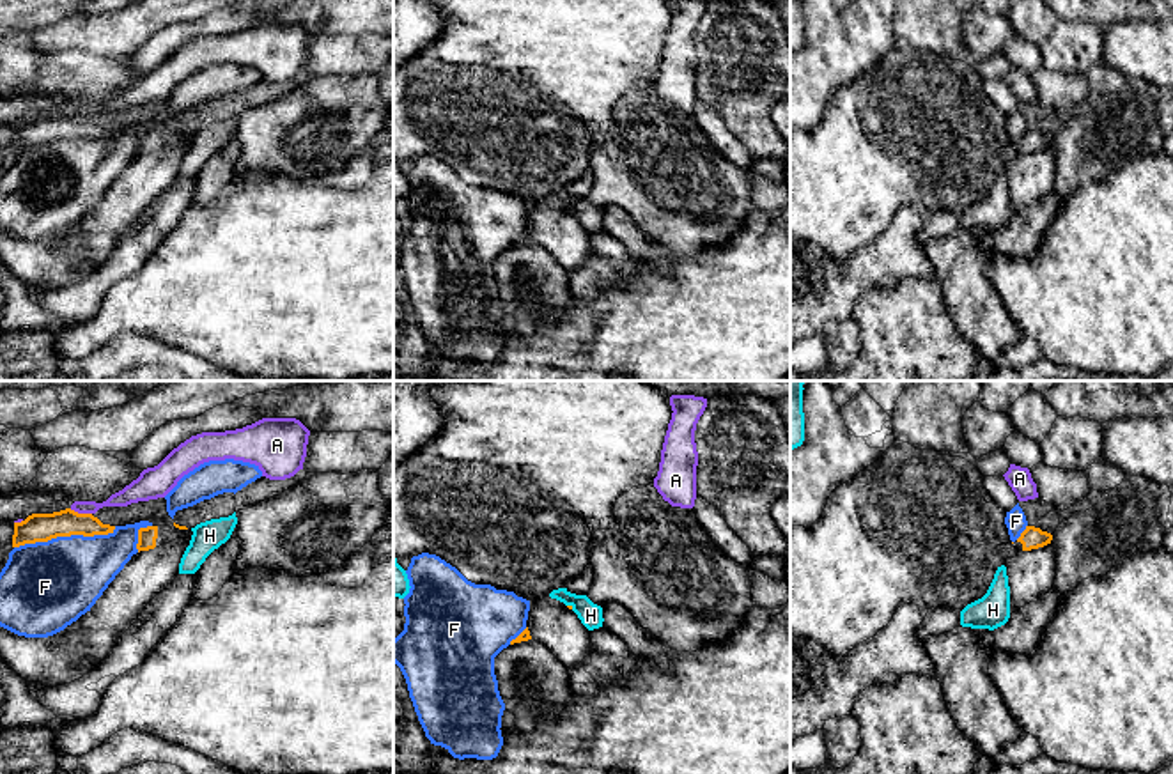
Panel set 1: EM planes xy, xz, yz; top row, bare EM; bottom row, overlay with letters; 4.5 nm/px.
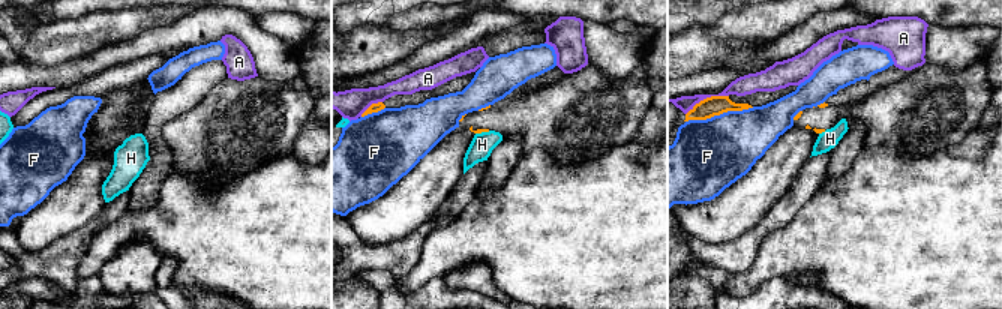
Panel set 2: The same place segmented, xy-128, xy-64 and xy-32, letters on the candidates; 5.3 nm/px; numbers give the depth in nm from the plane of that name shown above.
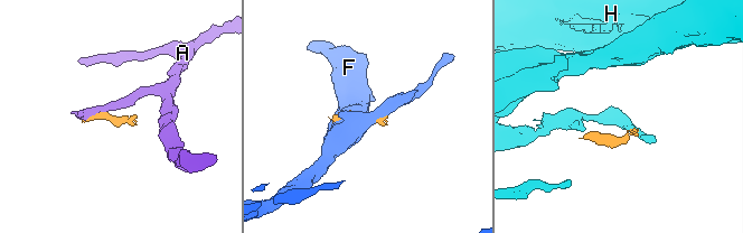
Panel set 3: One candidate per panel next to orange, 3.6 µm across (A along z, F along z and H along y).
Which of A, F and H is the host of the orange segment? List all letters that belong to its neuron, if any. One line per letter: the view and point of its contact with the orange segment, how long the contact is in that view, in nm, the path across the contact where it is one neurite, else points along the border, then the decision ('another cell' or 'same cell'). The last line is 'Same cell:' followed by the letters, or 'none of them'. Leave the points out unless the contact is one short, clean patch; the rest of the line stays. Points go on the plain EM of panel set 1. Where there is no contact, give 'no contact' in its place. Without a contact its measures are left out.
A: xy (80, 117) | 110 nm | along xy (69, 112), (91, 117) | another cell
F: xy (64, 139) | 480 nm | another cell
H: xz (571, 209) | 40 nm | along xz (567, 208), (573, 211) | another cell
Same cell: none of them

